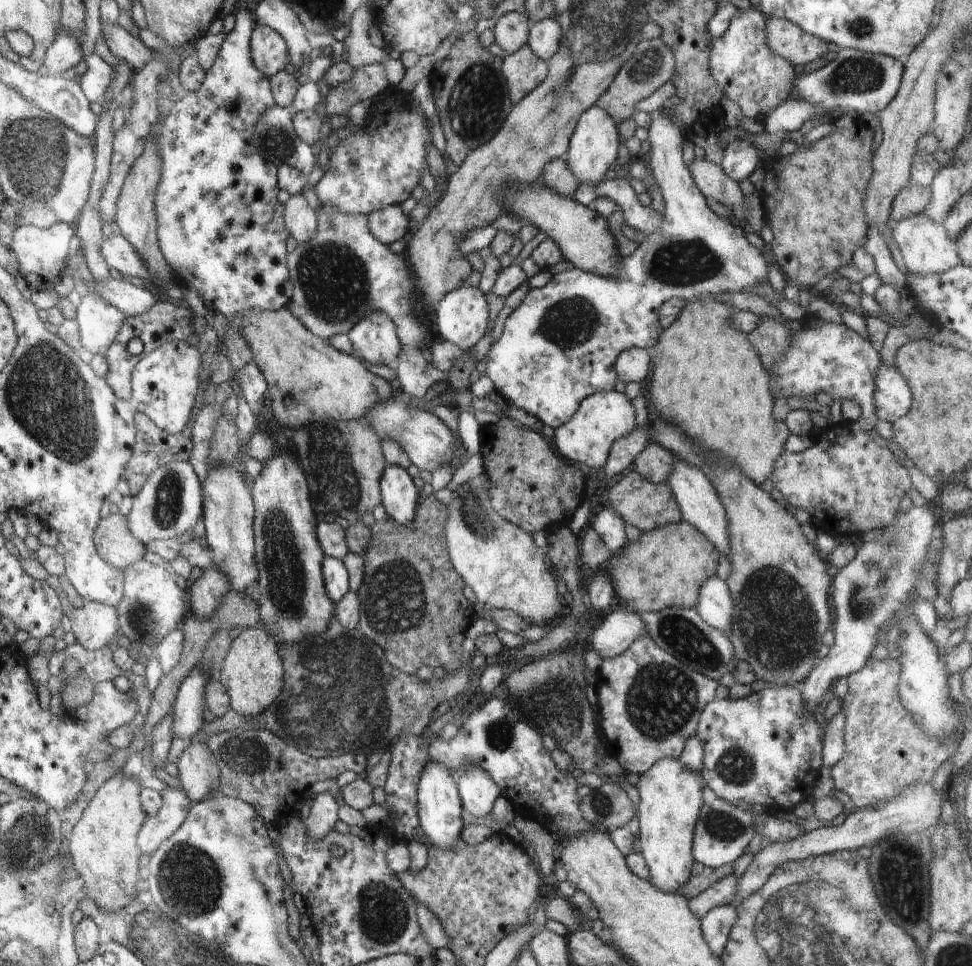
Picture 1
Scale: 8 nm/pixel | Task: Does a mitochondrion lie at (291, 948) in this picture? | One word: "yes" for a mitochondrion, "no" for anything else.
no

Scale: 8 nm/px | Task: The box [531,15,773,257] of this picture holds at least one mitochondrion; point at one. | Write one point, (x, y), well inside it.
(650, 62)

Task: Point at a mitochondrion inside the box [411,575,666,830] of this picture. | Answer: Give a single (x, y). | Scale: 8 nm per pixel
(555, 702)

